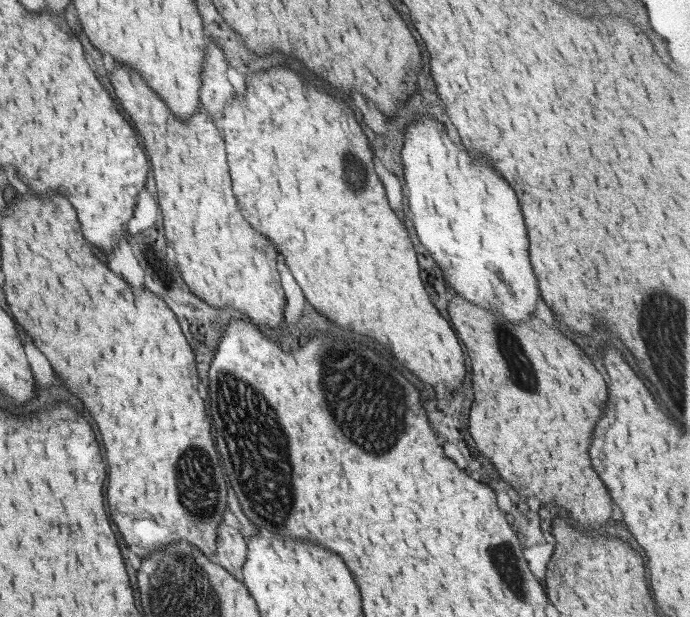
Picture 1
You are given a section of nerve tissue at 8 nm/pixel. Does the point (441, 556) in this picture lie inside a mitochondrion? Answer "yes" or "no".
no

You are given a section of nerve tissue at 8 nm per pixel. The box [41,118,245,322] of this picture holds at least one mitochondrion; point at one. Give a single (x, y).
(152, 255)

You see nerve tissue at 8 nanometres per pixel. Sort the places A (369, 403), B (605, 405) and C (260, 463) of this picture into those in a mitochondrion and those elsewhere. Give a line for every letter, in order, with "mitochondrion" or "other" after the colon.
A: mitochondrion
B: other
C: mitochondrion

